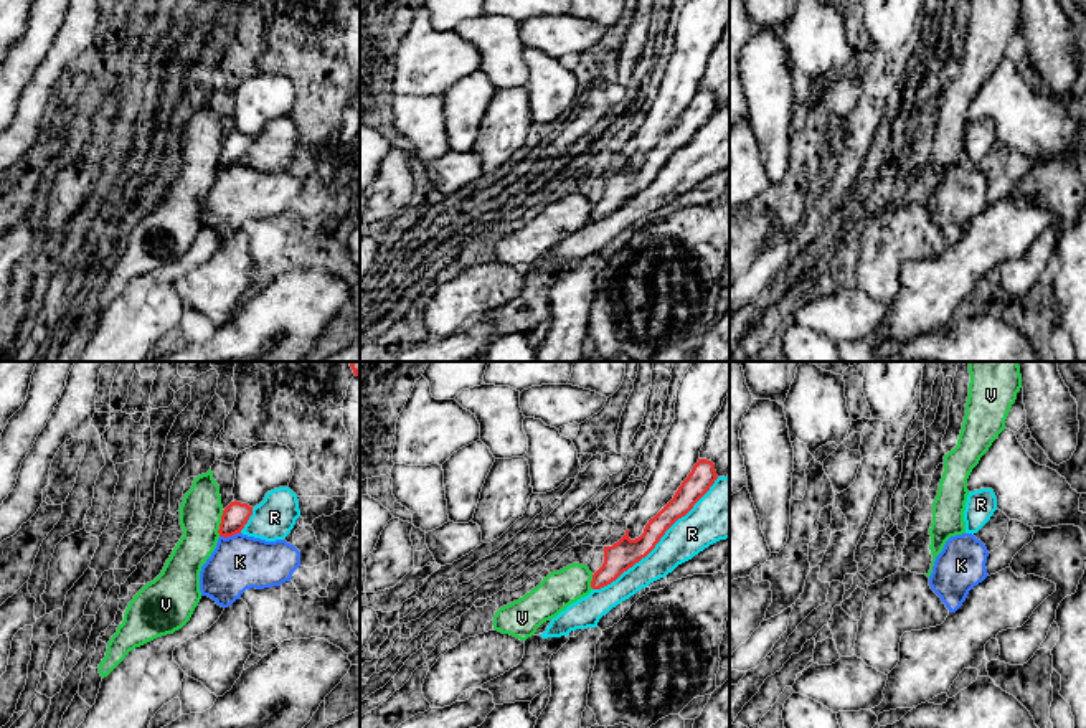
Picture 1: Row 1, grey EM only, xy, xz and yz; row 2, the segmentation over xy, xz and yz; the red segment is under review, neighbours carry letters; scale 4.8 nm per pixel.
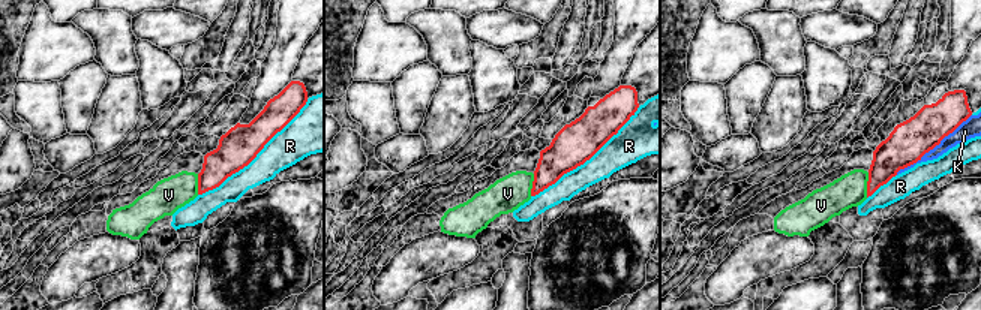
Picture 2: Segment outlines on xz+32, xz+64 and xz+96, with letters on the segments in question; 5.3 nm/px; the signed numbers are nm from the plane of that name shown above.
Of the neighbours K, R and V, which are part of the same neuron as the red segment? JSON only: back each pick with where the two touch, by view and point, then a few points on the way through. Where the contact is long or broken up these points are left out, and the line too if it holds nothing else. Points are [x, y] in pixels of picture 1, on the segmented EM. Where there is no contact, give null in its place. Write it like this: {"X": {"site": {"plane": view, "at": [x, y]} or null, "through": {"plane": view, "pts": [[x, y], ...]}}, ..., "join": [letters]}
{"join": []}

